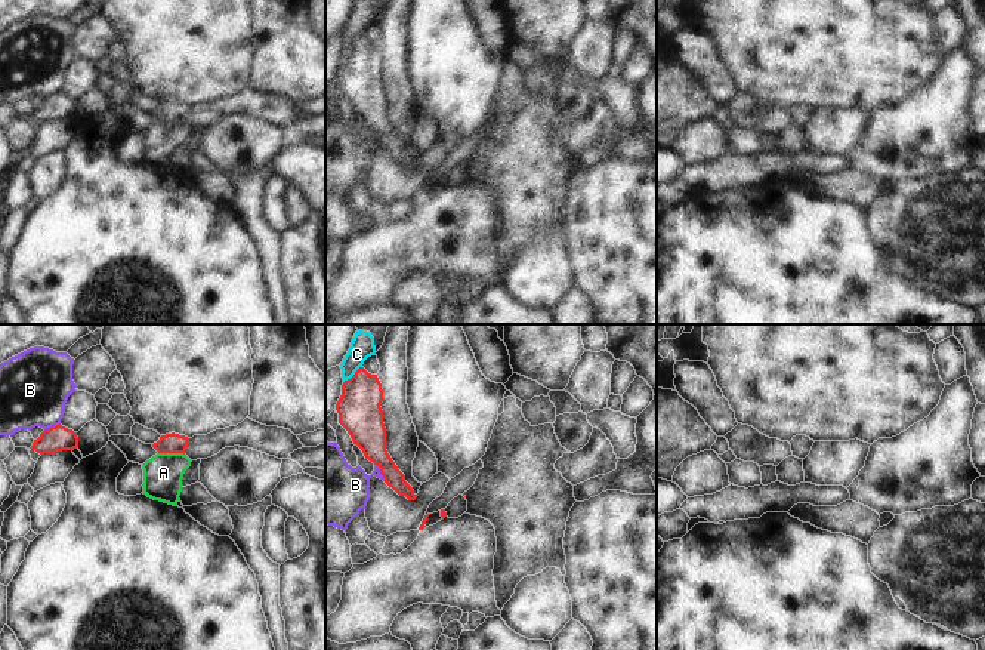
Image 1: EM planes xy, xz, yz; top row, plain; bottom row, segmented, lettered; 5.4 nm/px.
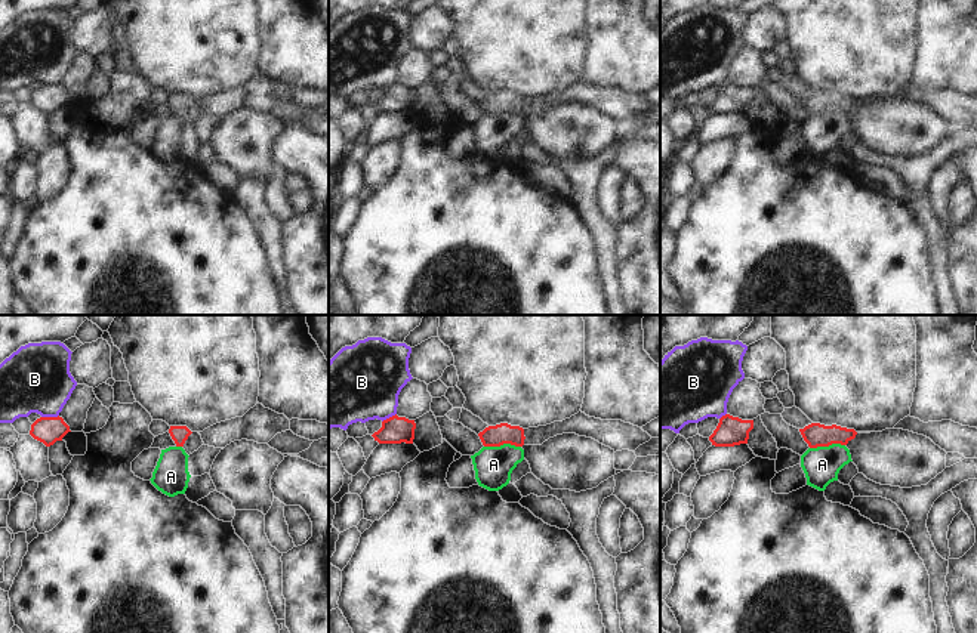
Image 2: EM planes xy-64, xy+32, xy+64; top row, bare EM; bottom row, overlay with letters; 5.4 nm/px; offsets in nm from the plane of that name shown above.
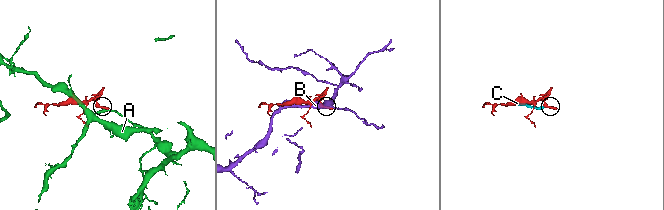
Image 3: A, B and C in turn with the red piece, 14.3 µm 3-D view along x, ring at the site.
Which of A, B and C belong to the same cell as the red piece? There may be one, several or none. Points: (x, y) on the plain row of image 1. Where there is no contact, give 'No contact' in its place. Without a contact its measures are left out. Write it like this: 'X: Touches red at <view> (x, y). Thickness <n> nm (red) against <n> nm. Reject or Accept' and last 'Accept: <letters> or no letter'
A: Touches red at xy (172, 120). Thickness 110 nm (red) against 220 nm. Reject
B: Touches red at xz (380, 141). Thickness 190 nm (red) against 300 nm. Reject
C: Touches red at xz (354, 43). Thickness 240 nm (red) against 130 nm. Reject
Accept: no letter.

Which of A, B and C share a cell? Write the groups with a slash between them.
A / B / C

